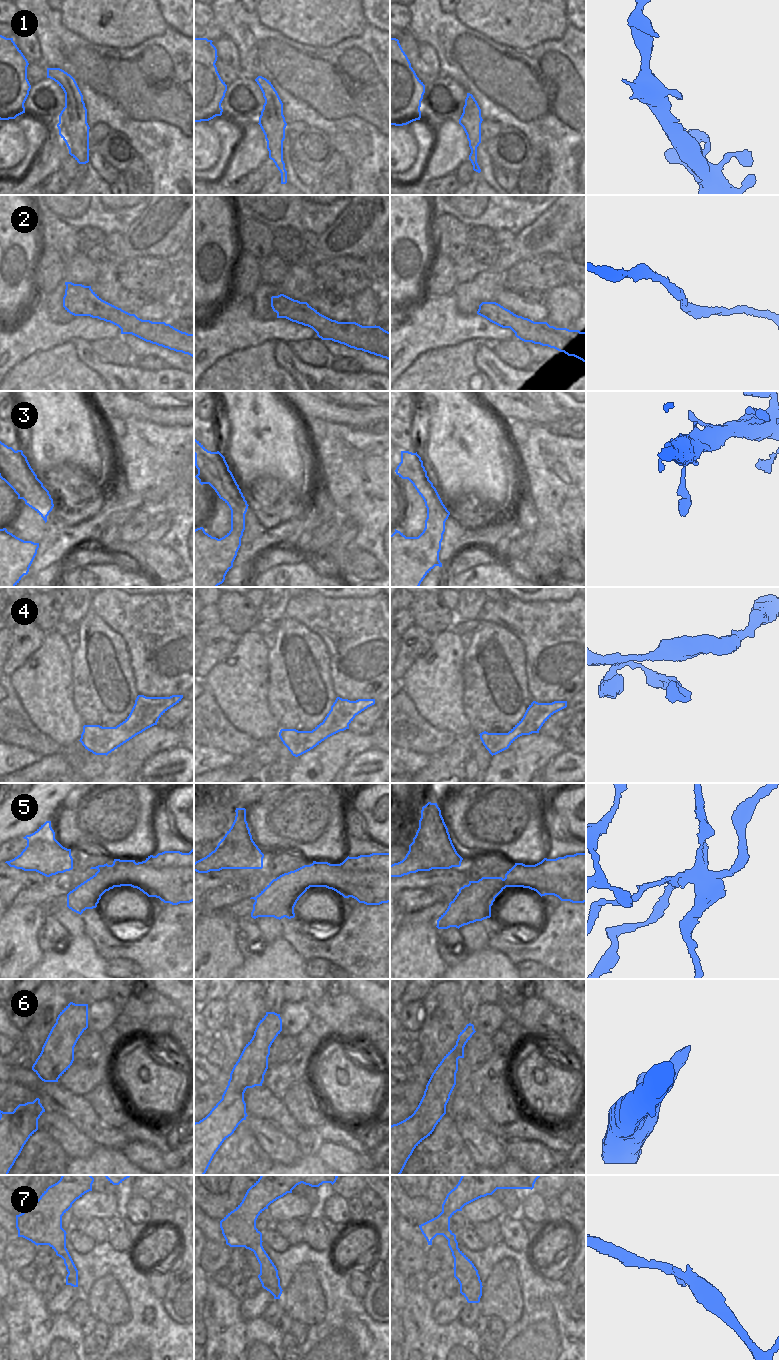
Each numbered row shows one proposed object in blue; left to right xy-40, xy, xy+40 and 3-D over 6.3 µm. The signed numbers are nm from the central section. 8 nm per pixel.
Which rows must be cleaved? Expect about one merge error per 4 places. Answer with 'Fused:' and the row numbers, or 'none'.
Fused: 4, 5

